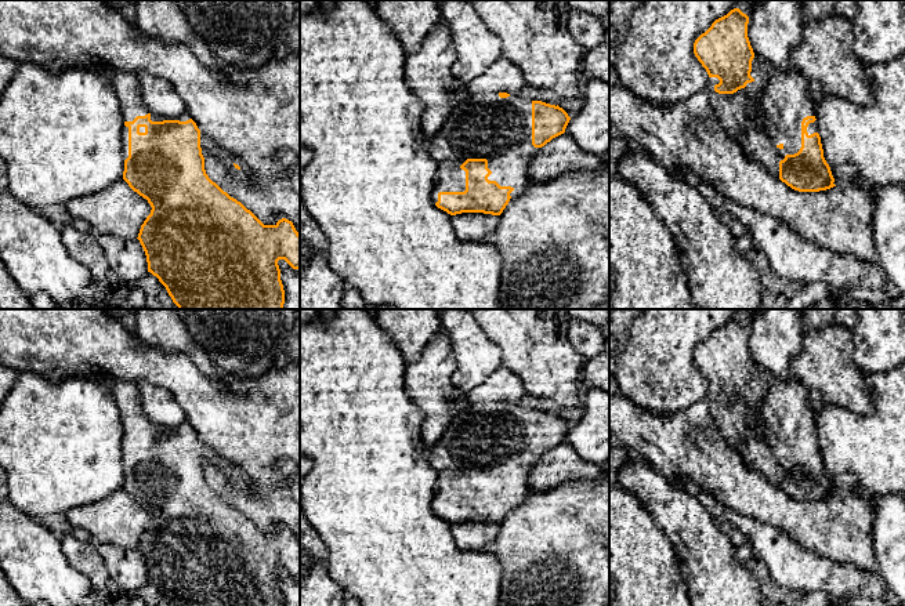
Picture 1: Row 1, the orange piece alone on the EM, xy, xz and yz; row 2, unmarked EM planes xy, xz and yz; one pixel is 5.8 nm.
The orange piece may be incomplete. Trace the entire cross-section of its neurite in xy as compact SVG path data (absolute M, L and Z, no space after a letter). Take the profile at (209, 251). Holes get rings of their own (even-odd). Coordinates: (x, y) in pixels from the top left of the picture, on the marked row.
M94 66L93 70L111 84L122 105L123 179L152 207L137 237L146 255L148 272L166 287L178 309L283 309L285 290L278 261L285 260L293 269L300 269L300 233L293 222L282 218L275 225L264 225L209 178L204 156L213 145L188 113L177 120L151 115L141 98L137 75L109 66Z

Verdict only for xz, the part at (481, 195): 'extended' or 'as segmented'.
extended

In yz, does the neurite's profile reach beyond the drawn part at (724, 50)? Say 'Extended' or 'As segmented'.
Extended

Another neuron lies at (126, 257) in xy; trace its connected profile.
M97 235L98 243L105 251L111 271L122 282L135 283L148 273L145 251L138 239L127 239L116 235Z

